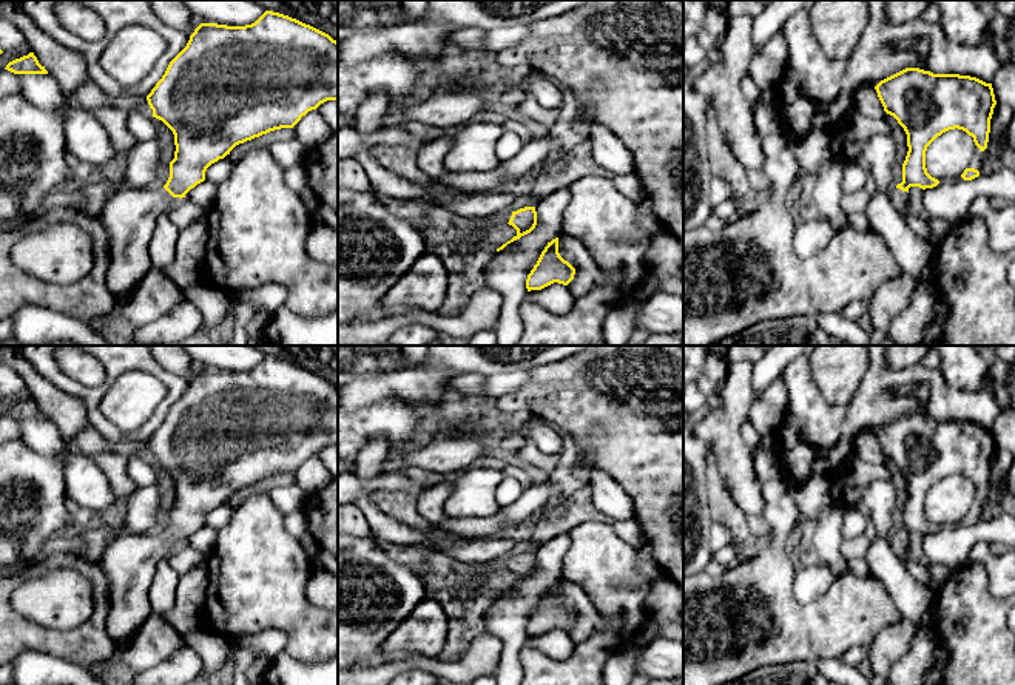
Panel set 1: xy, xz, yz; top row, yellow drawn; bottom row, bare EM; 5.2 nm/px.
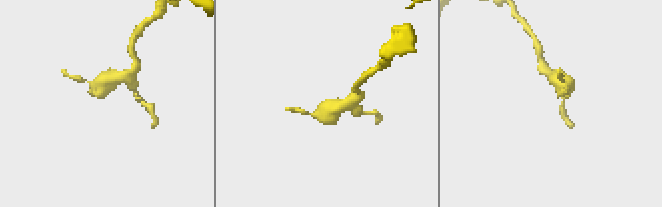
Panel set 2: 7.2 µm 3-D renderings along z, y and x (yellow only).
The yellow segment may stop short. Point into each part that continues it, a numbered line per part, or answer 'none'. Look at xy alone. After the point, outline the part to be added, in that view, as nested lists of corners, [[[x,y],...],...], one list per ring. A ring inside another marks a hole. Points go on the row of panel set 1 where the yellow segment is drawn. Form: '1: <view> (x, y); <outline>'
1: xy (130, 216); [[[164,187],[122,190],[111,194],[99,213],[110,239],[108,292],[122,302],[153,267],[150,241],[157,219],[174,197]]]

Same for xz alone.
1: xz (503, 216); [[[504,210],[504,211],[494,214],[494,216],[469,218],[469,219],[475,224],[487,224],[492,231],[495,225],[500,225],[503,222],[509,222],[511,216],[512,216],[512,210]]]

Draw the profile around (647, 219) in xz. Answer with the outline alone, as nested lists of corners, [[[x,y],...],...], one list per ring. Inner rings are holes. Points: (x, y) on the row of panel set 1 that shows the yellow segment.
[[[645,197],[637,207],[637,224],[649,236],[660,231],[662,222],[654,213],[654,205],[651,197]]]

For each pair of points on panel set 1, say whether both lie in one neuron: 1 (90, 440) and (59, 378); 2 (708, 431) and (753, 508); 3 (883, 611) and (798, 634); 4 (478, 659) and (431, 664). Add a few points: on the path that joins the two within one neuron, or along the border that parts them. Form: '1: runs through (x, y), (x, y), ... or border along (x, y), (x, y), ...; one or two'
1: border along (90, 425), (107, 438), (124, 440); two
2: runs through (727, 449), (733, 455), (745, 489); one
3: runs through (861, 611), (853, 611), (819, 631); one
4: runs through (466, 668), (443, 668); one

